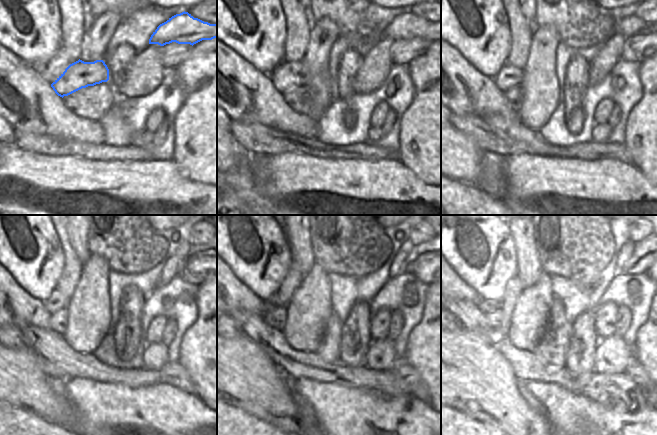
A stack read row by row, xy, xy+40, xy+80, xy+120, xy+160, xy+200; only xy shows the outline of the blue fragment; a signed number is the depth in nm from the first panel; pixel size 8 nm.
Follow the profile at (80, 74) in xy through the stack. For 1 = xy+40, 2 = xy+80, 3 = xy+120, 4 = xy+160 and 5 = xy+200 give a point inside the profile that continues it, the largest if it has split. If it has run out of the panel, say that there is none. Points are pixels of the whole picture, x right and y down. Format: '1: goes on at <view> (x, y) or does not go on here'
1: goes on at xy+40 (288, 75)
2: goes on at xy+80 (508, 76)
3: goes on at xy+120 (56, 301)
4: goes on at xy+160 (274, 302)
5: goes on at xy+200 (485, 306)

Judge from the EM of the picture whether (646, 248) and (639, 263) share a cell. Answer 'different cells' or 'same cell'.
same cell

